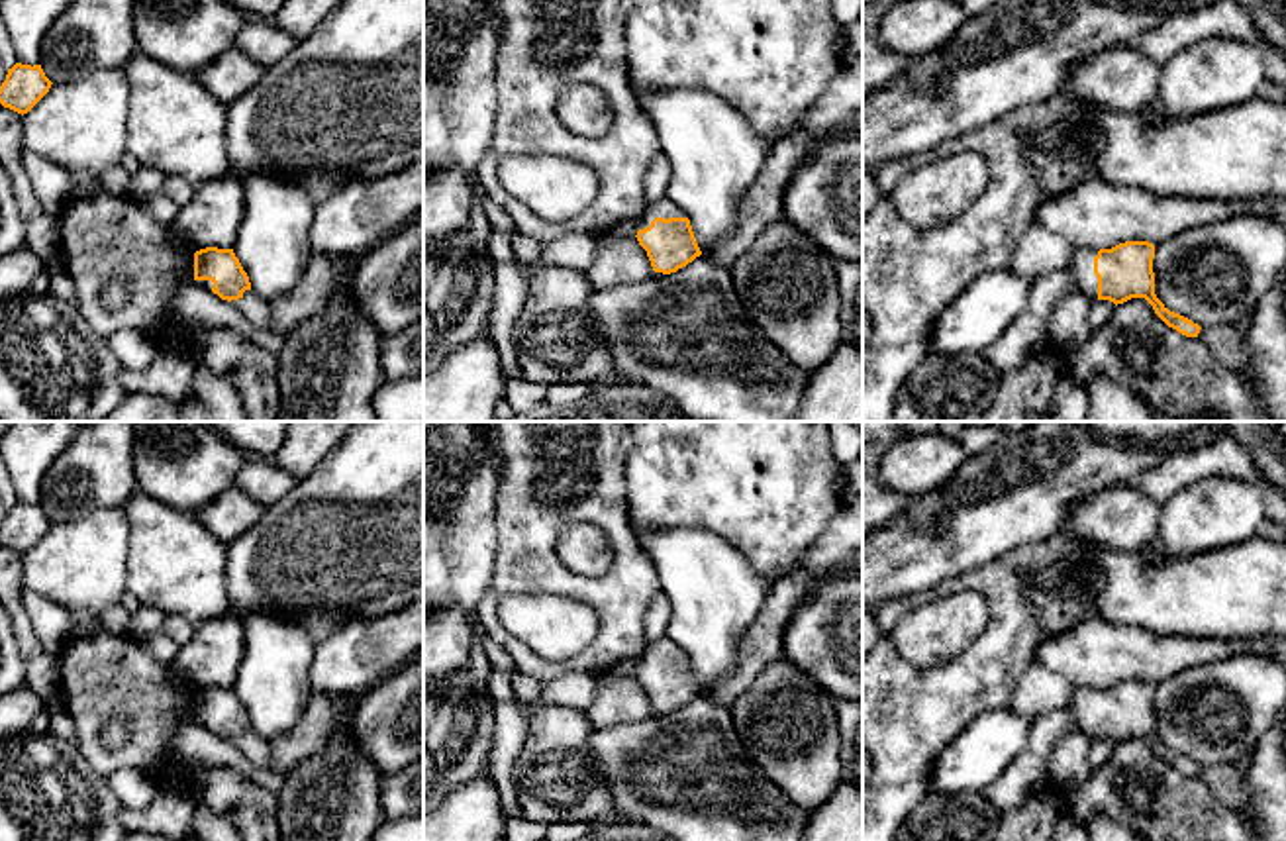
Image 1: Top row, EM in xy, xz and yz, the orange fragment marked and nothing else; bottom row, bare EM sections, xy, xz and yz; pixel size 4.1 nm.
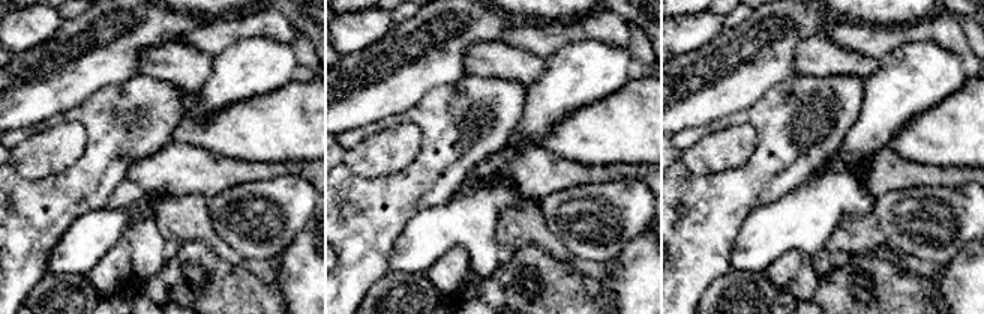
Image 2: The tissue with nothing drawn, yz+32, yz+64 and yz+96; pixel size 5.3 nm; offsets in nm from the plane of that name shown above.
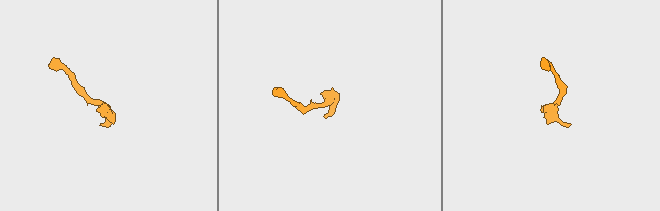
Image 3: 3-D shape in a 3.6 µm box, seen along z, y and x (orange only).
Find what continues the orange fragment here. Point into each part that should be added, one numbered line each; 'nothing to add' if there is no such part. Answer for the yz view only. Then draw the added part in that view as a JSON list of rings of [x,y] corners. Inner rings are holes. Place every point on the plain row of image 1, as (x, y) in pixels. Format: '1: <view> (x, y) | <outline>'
1: yz (1083, 706) | [[[1076,686],[1072,714],[1076,716],[1076,723],[1088,741],[1098,739],[1098,716],[1094,714],[1094,696],[1098,688]]]

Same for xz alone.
1: xz (661, 647) | [[[663,635],[661,639],[651,641],[651,643],[645,645],[645,649],[639,657],[637,668],[649,667],[655,657],[665,657],[665,659],[668,659],[668,657],[686,657],[686,653],[684,653],[682,647],[678,647],[667,635]]]

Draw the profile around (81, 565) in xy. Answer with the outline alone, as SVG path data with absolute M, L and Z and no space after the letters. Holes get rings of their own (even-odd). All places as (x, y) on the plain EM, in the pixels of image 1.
M124 508L96 510L74 521L53 521L49 531L22 559L24 588L59 604L69 616L84 612L96 623L73 633L59 657L59 684L65 712L76 727L76 747L104 776L120 768L151 770L174 780L190 776L174 751L176 729L194 719L194 688L173 667L161 665L143 639L110 631L102 616L127 592L127 518ZM125 716L133 741L120 749L102 743L108 719Z

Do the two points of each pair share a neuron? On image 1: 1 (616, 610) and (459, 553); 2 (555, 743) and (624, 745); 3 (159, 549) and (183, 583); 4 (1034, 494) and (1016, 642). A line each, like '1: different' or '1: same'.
1: different
2: different
3: same
4: different

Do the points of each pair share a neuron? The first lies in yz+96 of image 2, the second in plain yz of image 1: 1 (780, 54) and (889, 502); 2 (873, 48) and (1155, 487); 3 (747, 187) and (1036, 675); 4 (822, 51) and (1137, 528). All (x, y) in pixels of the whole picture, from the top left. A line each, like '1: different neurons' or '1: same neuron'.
1: different neurons
2: same neuron
3: different neurons
4: same neuron

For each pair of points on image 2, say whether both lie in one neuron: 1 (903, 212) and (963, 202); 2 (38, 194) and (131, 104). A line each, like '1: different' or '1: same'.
1: same
2: same

